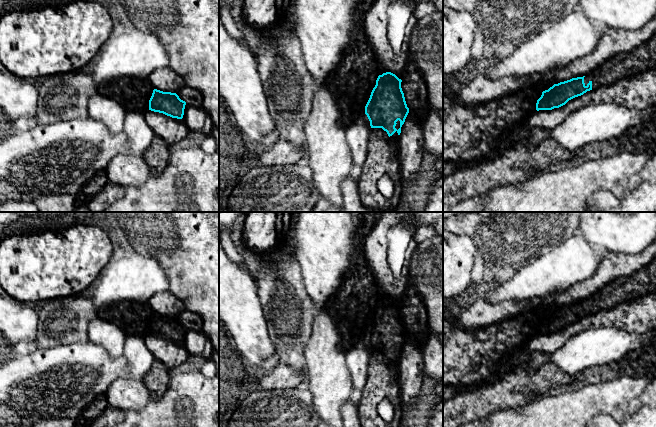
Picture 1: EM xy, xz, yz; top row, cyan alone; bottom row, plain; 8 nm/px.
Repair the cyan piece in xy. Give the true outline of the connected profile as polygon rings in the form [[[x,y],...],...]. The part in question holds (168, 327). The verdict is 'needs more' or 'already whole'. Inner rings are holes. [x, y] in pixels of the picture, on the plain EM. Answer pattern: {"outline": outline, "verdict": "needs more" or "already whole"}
{"outline": [[[153,314],[149,324],[149,334],[163,337],[172,342],[182,343],[186,326],[176,317]]], "verdict": "already whole"}

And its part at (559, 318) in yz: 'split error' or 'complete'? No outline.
split error

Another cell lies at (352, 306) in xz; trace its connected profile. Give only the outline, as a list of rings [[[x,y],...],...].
[[[364,212],[363,218],[357,221],[358,258],[344,274],[337,293],[327,303],[346,352],[365,335],[379,300],[379,287],[364,255],[364,240],[375,223],[372,212]]]

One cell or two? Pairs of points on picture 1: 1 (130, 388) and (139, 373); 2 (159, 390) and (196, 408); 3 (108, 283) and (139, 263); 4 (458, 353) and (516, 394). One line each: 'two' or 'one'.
1: two
2: two
3: one
4: two

